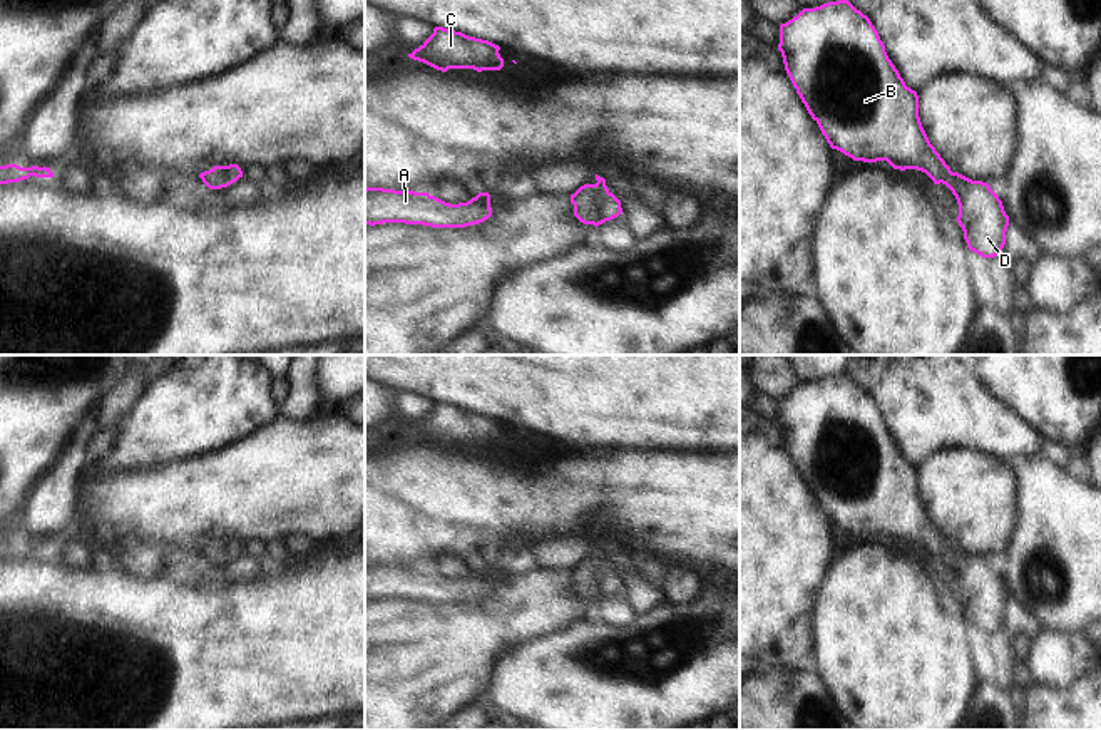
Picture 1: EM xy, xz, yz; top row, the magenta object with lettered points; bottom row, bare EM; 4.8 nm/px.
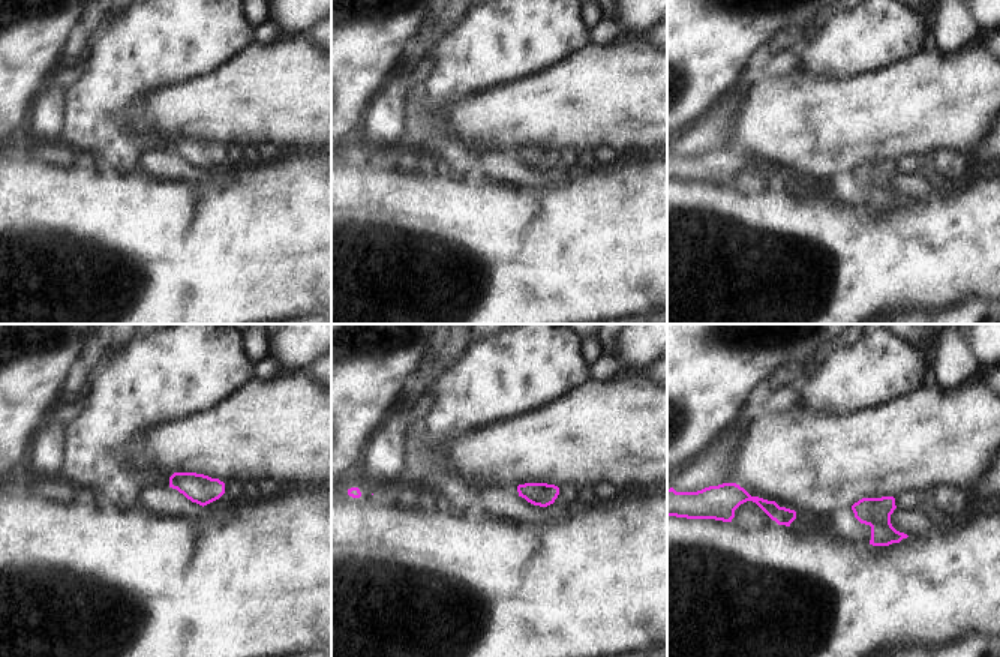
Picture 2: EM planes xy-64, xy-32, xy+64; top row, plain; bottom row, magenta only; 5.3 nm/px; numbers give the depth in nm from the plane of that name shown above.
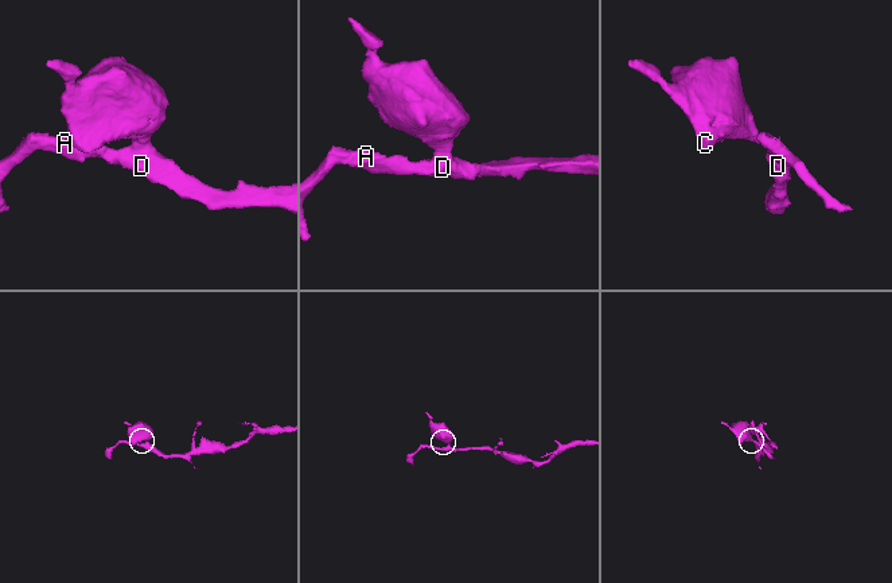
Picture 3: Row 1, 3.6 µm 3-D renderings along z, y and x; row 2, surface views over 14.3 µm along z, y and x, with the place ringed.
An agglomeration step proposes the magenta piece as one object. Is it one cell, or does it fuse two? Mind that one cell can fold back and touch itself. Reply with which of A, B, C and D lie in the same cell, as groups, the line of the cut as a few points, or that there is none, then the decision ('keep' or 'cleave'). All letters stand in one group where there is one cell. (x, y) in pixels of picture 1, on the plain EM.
A B C D | no cut | keep

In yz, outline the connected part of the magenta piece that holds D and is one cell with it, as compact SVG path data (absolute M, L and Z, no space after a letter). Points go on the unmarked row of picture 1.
M848 375L803 383L780 400L778 425L796 469L832 524L853 536L887 536L894 544L917 544L934 559L945 559L957 574L957 598L967 623L982 633L1002 626L1009 601L1002 576L987 558L952 548L930 519L919 492L919 470L905 460L867 390Z

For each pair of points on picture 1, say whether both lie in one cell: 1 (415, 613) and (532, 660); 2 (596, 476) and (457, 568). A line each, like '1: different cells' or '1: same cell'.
1: different cells
2: different cells

